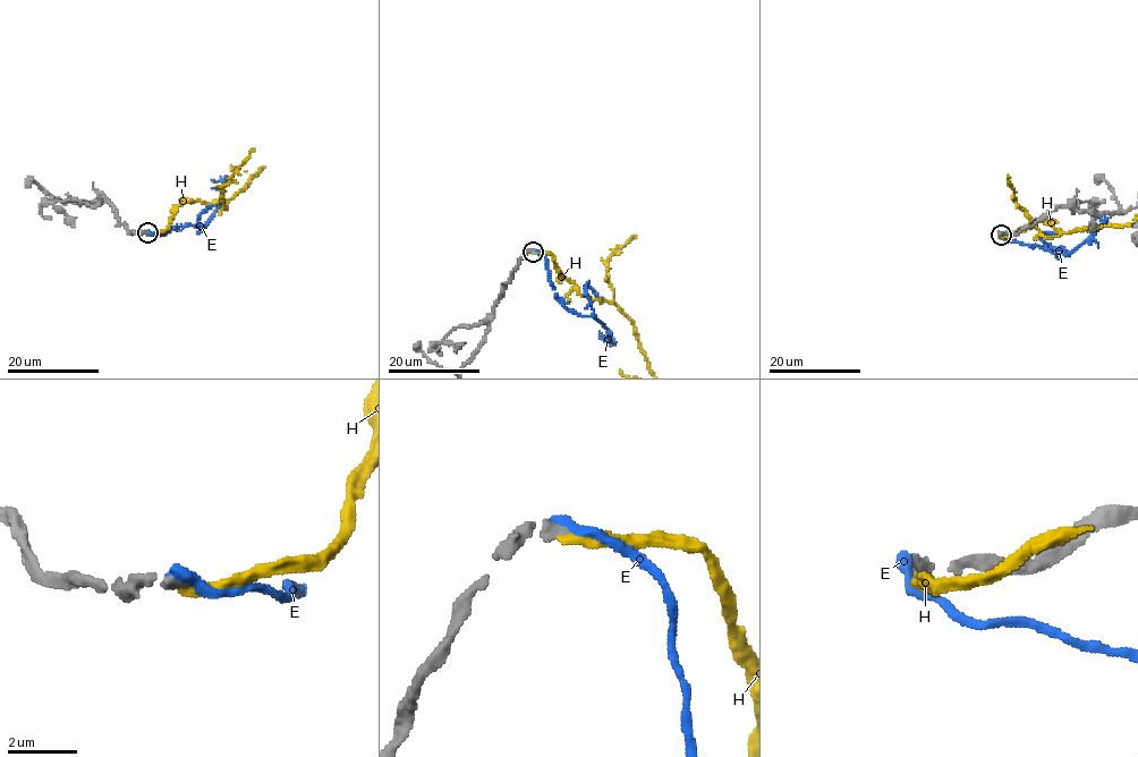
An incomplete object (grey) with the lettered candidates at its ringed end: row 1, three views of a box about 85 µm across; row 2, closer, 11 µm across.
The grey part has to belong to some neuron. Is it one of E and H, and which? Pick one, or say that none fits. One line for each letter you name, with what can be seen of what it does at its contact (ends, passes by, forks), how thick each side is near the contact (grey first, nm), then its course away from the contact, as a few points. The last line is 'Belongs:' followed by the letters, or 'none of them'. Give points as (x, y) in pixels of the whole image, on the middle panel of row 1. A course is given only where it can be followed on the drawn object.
H: it ends; calibres 280 and 320 nm; course (532, 252), (548, 252), (554, 268), (582, 296), (611, 302), (631, 322)
Belongs: H

